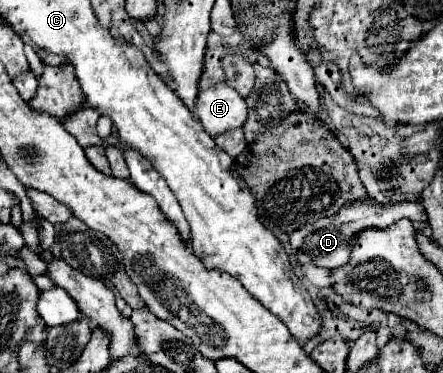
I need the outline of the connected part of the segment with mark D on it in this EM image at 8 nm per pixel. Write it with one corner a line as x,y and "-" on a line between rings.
371,197
357,199
357,201
351,201
351,203
343,205
337,215
319,219
319,221
307,225
307,227
301,227
301,229
293,231
291,233
291,247
293,247
299,263
315,263
317,267
337,269
337,267
341,267
349,261
351,249
353,249
353,239
361,231
365,231
365,229
385,229
385,227
389,227
391,223
395,223
403,217
411,219
413,223
425,223
425,211
417,203
391,201
391,203
379,205

